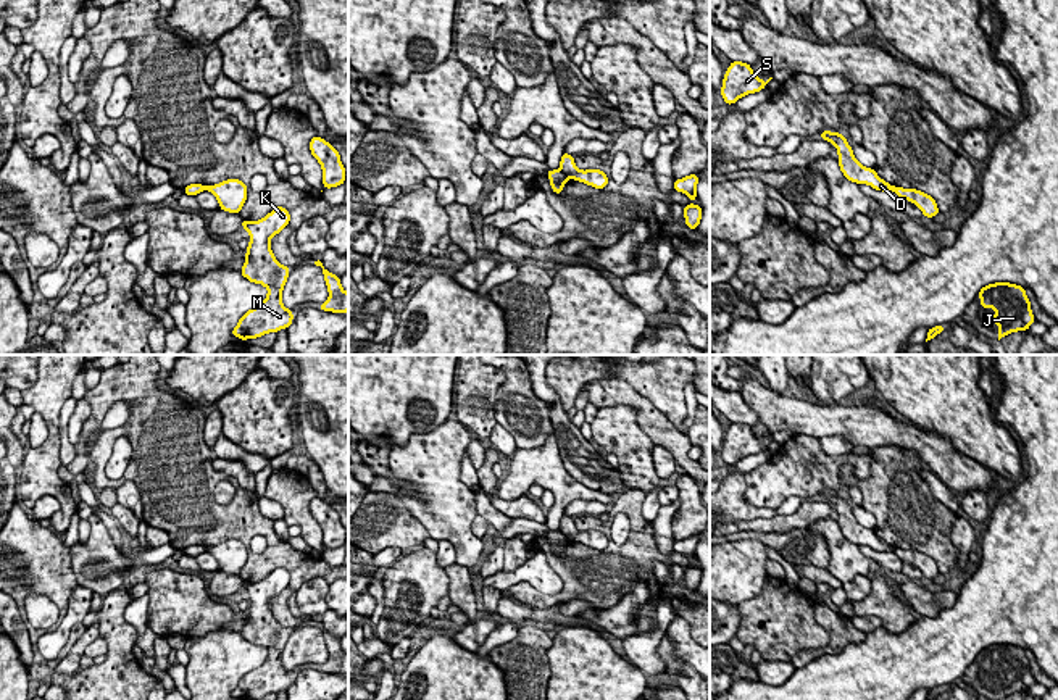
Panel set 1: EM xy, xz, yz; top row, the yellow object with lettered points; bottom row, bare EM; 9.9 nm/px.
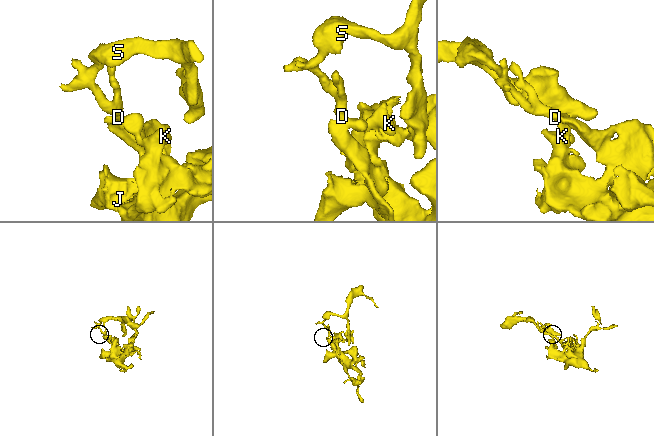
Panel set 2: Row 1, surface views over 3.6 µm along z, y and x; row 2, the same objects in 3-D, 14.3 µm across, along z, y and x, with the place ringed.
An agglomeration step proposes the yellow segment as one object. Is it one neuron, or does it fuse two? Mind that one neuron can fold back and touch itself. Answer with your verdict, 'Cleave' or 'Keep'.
Cleave

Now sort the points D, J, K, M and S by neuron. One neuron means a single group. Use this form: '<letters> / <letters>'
D S / J K M

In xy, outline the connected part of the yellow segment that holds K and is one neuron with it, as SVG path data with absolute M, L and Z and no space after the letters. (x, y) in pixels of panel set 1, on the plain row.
M276 568L260 582L248 582L250 595L245 624L240 635L250 644L261 645L268 656L261 666L248 671L232 690L239 700L256 700L268 694L287 690L292 685L292 671L282 666L282 652L289 639L289 627L282 627L273 611L269 600L279 595L290 582L284 568Z

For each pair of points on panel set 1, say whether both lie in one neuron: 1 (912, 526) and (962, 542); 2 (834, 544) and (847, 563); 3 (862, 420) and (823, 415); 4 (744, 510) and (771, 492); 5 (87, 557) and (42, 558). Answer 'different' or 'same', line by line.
1: different
2: same
3: same
4: different
5: different

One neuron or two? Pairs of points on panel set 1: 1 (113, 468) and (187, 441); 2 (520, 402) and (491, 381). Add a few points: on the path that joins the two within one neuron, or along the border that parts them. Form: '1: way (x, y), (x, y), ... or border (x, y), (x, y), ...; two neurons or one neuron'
1: border (123, 434), (116, 439), (105, 466), (113, 481); two neurons
2: border (504, 371), (505, 381), (495, 394), (495, 423); two neurons

